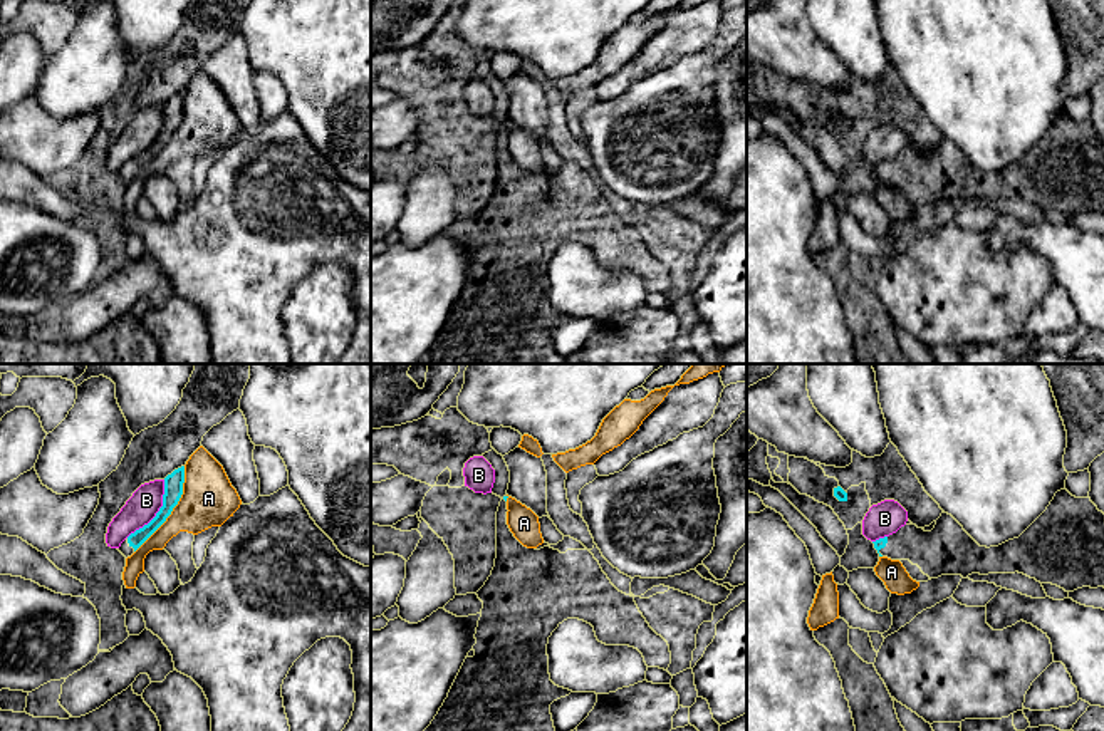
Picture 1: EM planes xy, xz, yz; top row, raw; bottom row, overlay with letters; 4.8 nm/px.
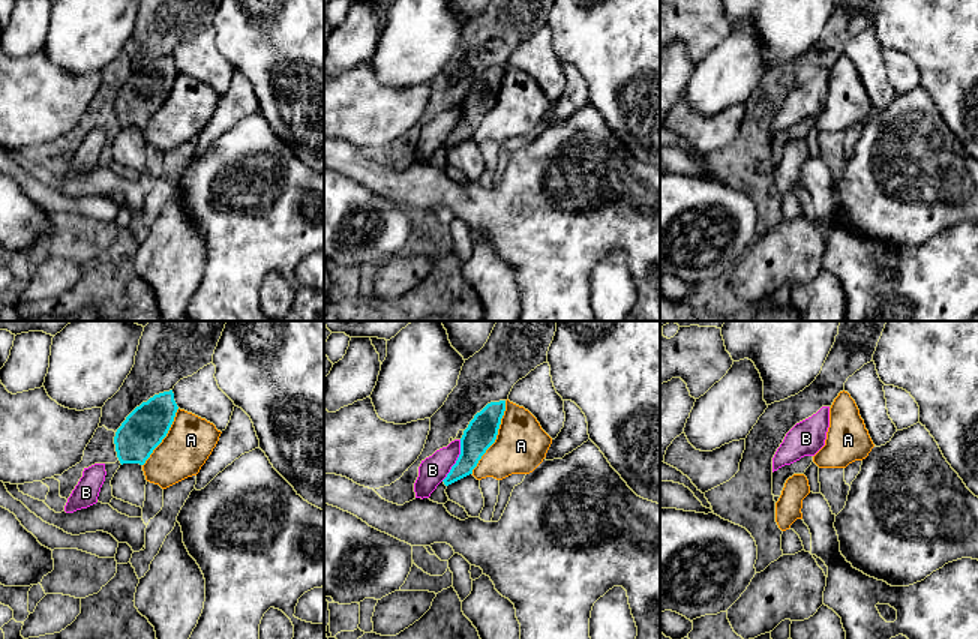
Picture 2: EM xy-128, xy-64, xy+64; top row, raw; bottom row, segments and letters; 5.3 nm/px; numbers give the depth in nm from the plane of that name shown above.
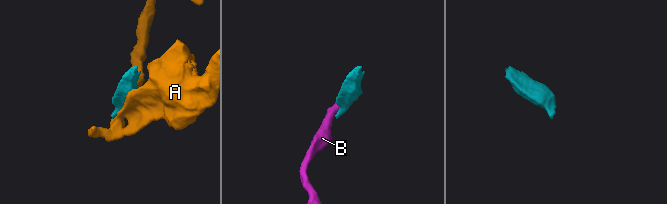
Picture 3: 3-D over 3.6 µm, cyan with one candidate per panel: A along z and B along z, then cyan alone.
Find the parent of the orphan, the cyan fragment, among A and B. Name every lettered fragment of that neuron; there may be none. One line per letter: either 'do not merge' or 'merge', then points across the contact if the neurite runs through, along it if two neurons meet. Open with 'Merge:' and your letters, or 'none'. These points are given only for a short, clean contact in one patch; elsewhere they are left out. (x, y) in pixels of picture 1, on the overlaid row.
Merge: none
A: do not merge
B: do not merge; border xy (165, 480), (160, 510), (126, 537)

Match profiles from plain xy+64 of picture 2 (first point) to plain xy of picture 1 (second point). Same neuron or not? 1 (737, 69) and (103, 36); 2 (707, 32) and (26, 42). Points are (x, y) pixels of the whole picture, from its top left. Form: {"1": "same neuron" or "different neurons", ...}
{"1": "same neuron", "2": "different neurons"}

